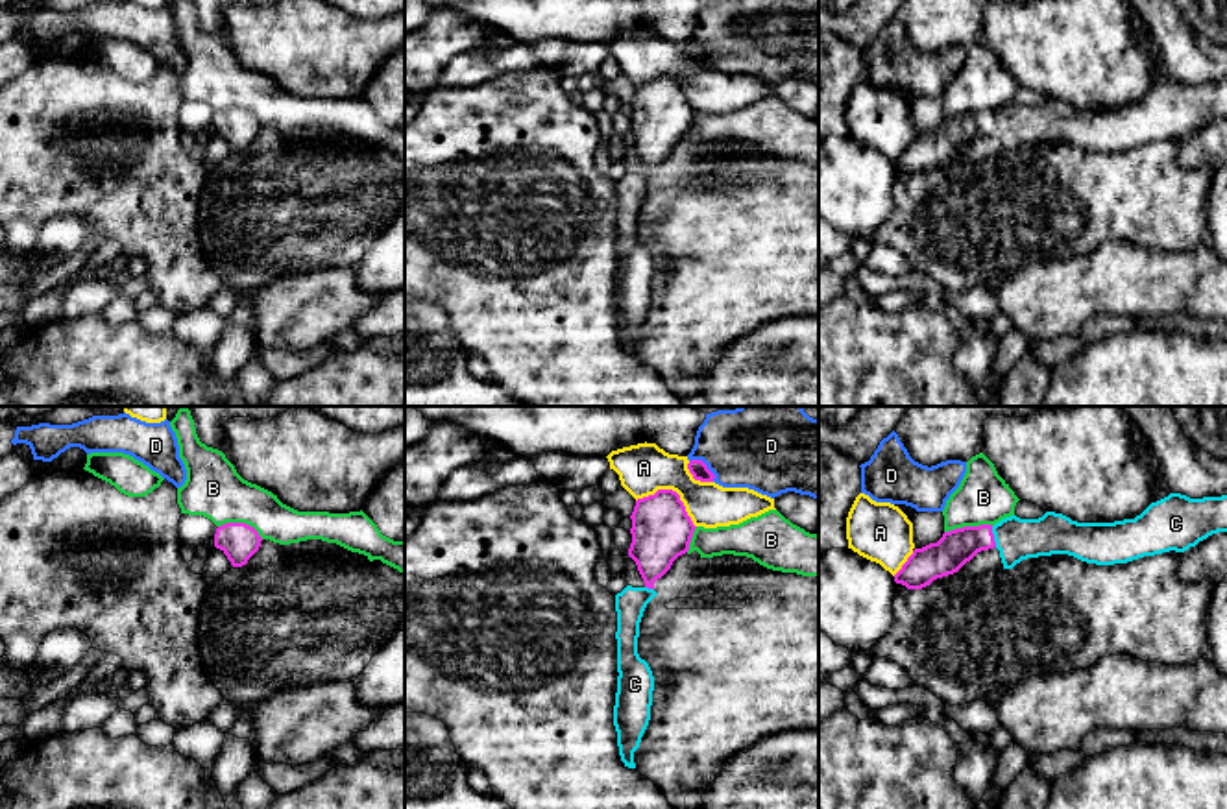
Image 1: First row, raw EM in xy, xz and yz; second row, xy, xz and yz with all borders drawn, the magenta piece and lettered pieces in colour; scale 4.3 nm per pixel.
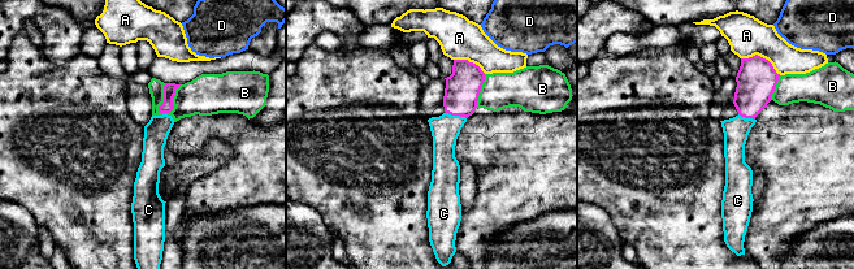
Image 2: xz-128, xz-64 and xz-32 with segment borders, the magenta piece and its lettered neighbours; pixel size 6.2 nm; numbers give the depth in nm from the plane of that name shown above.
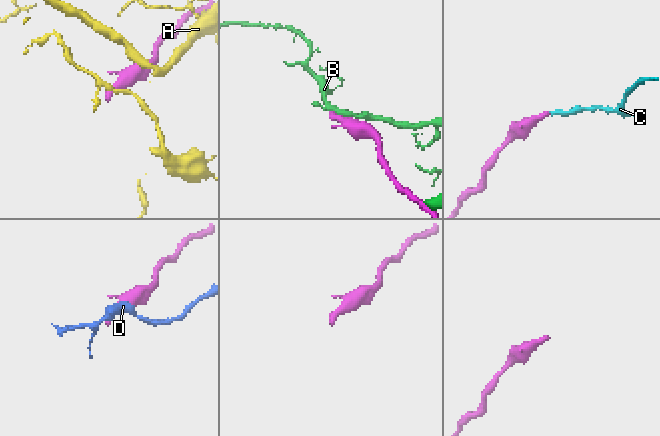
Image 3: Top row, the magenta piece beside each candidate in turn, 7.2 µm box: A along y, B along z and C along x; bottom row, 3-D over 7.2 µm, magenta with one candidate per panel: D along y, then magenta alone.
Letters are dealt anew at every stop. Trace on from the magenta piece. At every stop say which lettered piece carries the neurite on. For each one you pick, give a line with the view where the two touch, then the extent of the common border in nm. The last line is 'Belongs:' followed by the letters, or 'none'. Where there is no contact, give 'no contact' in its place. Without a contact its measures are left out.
C: contact in yz; length 90 nm
Belongs: C

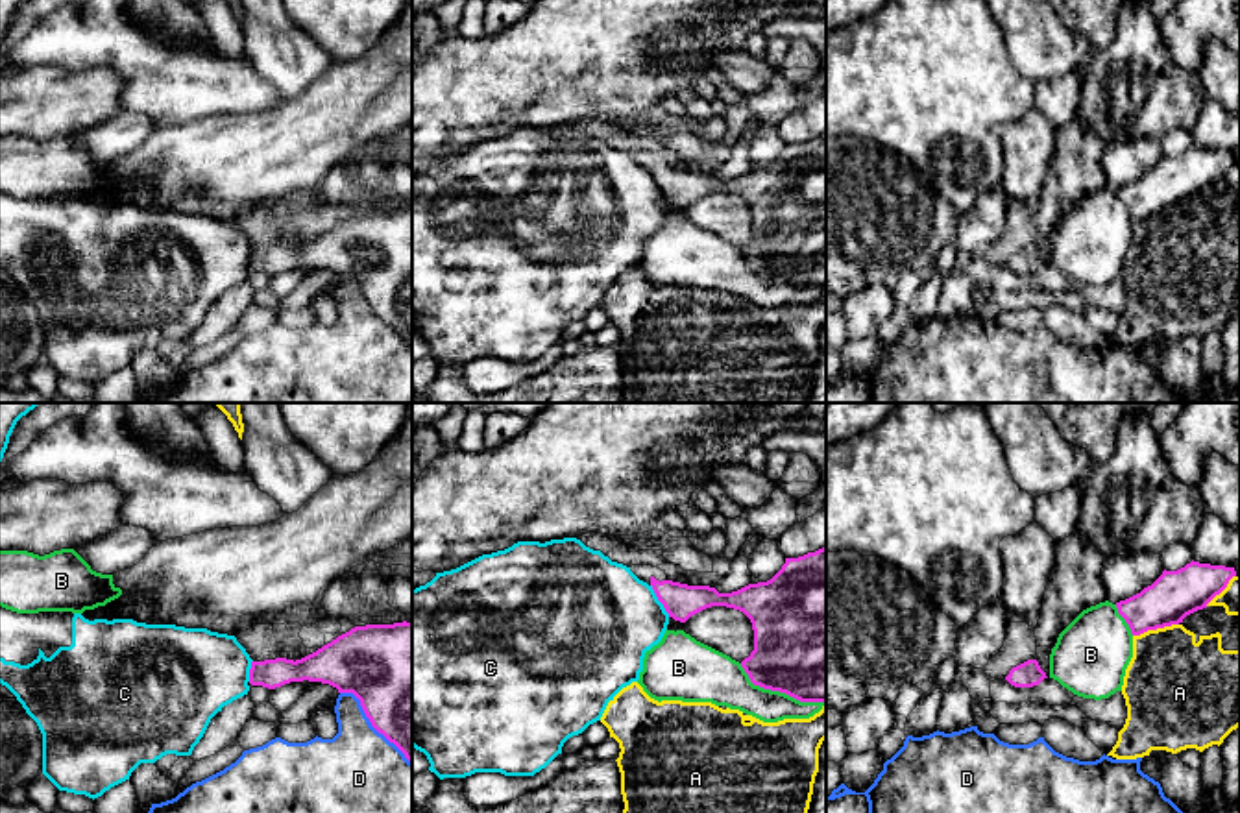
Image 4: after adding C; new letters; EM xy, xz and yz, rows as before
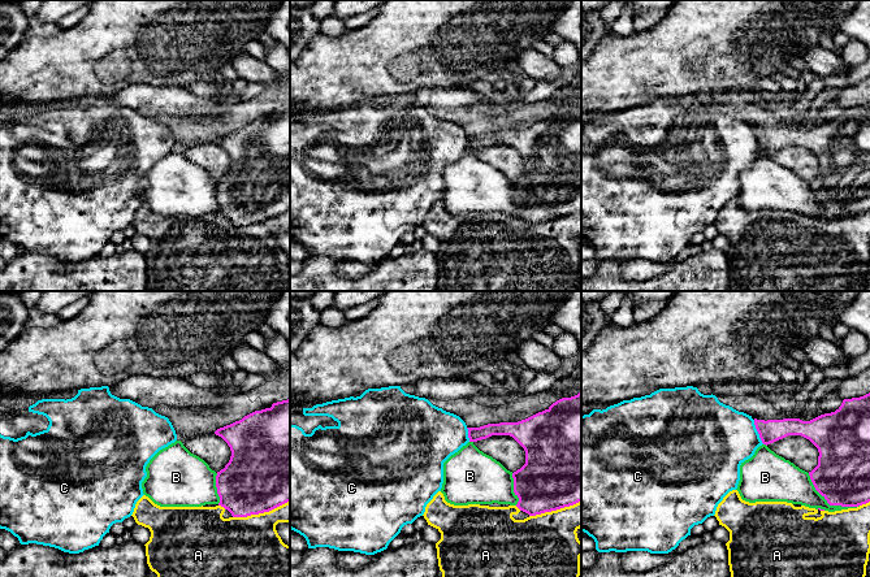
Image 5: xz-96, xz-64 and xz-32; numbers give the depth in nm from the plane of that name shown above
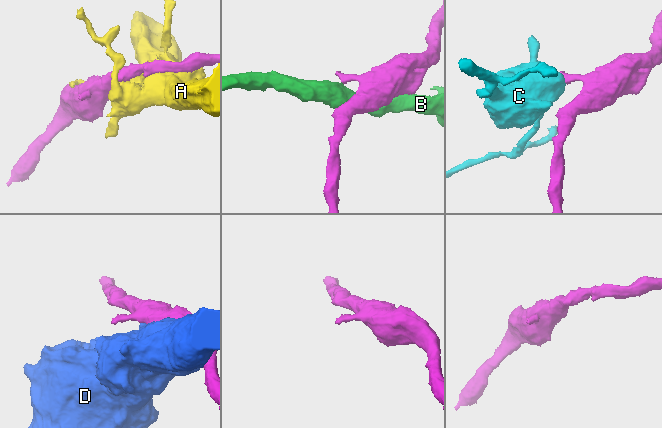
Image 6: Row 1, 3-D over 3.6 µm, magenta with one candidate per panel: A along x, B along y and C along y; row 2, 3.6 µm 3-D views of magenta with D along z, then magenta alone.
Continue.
Belongs: none

